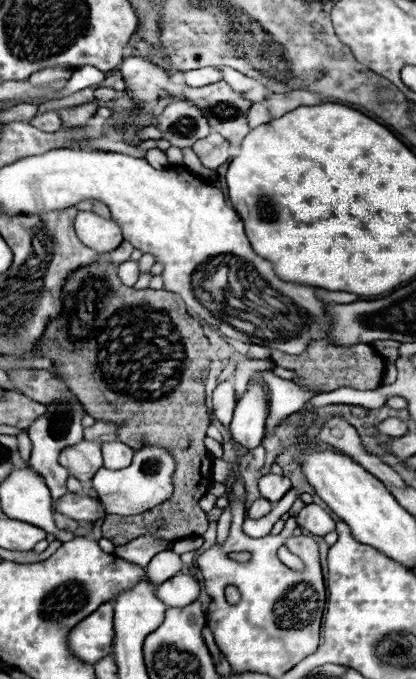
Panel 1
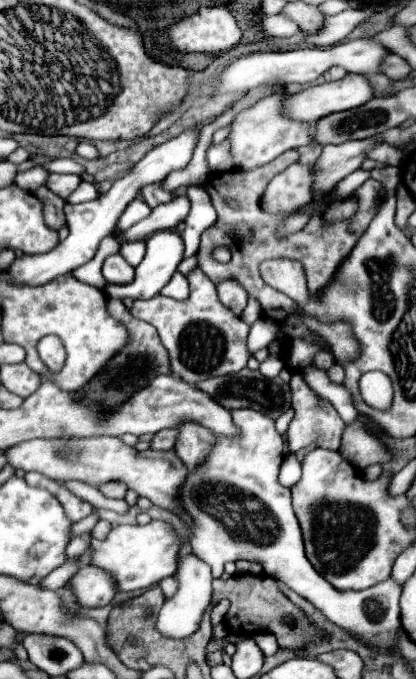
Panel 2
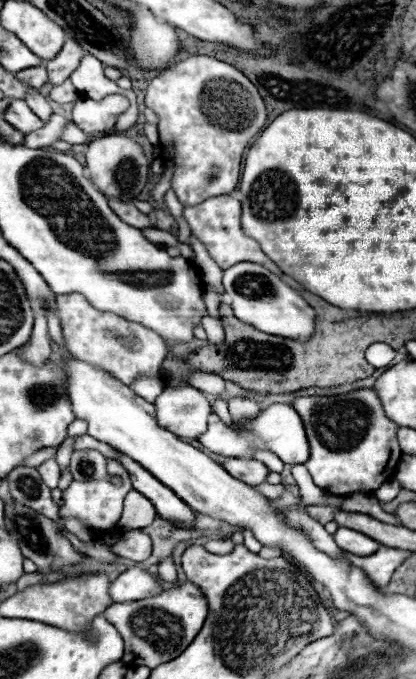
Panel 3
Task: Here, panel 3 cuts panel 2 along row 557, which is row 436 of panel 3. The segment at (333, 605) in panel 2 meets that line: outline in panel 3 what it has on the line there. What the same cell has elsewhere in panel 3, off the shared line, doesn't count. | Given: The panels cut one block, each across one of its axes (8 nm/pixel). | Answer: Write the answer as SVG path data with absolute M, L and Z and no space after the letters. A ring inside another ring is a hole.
M272 404L264 408L256 418L244 422L244 424L234 424L226 428L226 424L220 420L220 416L210 414L208 418L208 430L200 434L198 438L202 446L206 446L214 454L222 456L240 456L240 458L252 458L256 450L268 450L274 452L284 464L304 464L310 456L310 446L306 440L304 424L296 410L288 404Z

